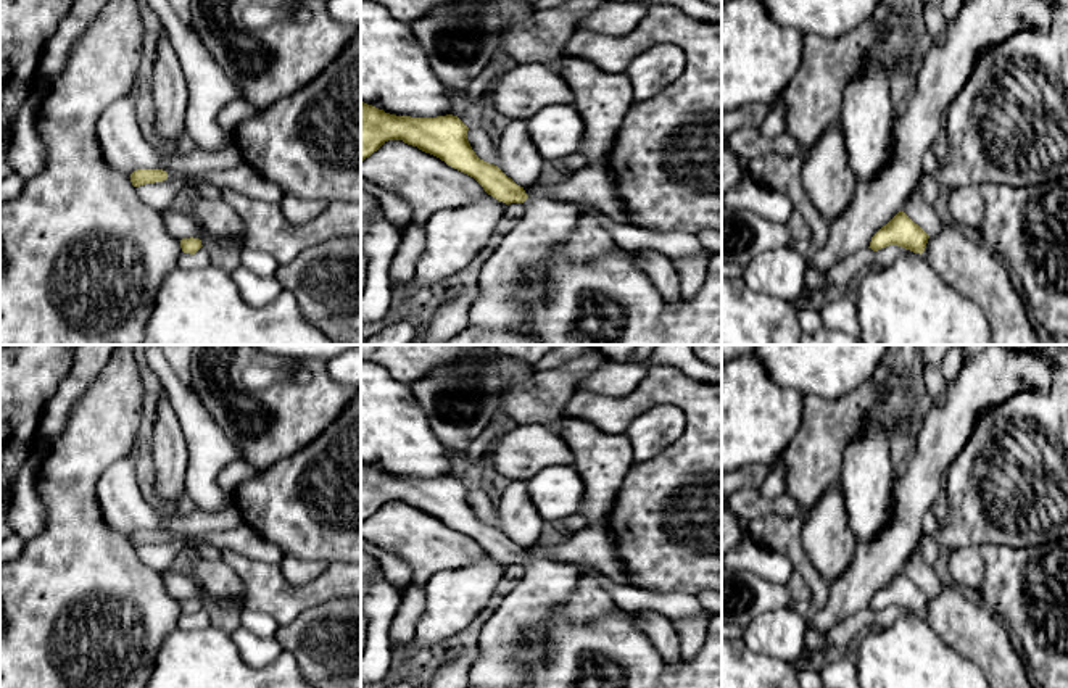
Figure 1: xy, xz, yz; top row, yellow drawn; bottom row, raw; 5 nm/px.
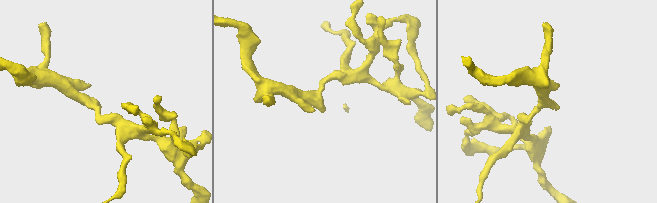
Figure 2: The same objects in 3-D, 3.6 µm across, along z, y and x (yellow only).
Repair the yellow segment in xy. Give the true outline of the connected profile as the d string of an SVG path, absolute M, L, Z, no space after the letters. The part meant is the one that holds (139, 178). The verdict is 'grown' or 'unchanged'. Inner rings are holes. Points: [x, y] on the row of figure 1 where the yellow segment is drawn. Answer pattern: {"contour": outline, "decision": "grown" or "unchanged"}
{"contour": "M137 169L130 174L130 182L134 187L145 184L163 182L171 177L180 177L187 189L197 190L201 198L214 200L221 197L221 190L211 184L197 184L192 174L187 172L166 172L163 169Z", "decision": "grown"}

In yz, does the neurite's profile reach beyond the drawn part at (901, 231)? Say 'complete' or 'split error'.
complete

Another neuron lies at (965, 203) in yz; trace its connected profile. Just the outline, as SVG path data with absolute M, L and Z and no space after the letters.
M978 185L952 189L949 197L949 211L952 214L954 224L958 227L975 235L981 226L984 209L984 201Z

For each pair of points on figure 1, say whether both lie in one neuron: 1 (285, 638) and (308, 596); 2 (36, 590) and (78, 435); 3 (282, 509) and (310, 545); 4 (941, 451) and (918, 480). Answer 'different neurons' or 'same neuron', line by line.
1: different neurons
2: same neuron
3: same neuron
4: same neuron

